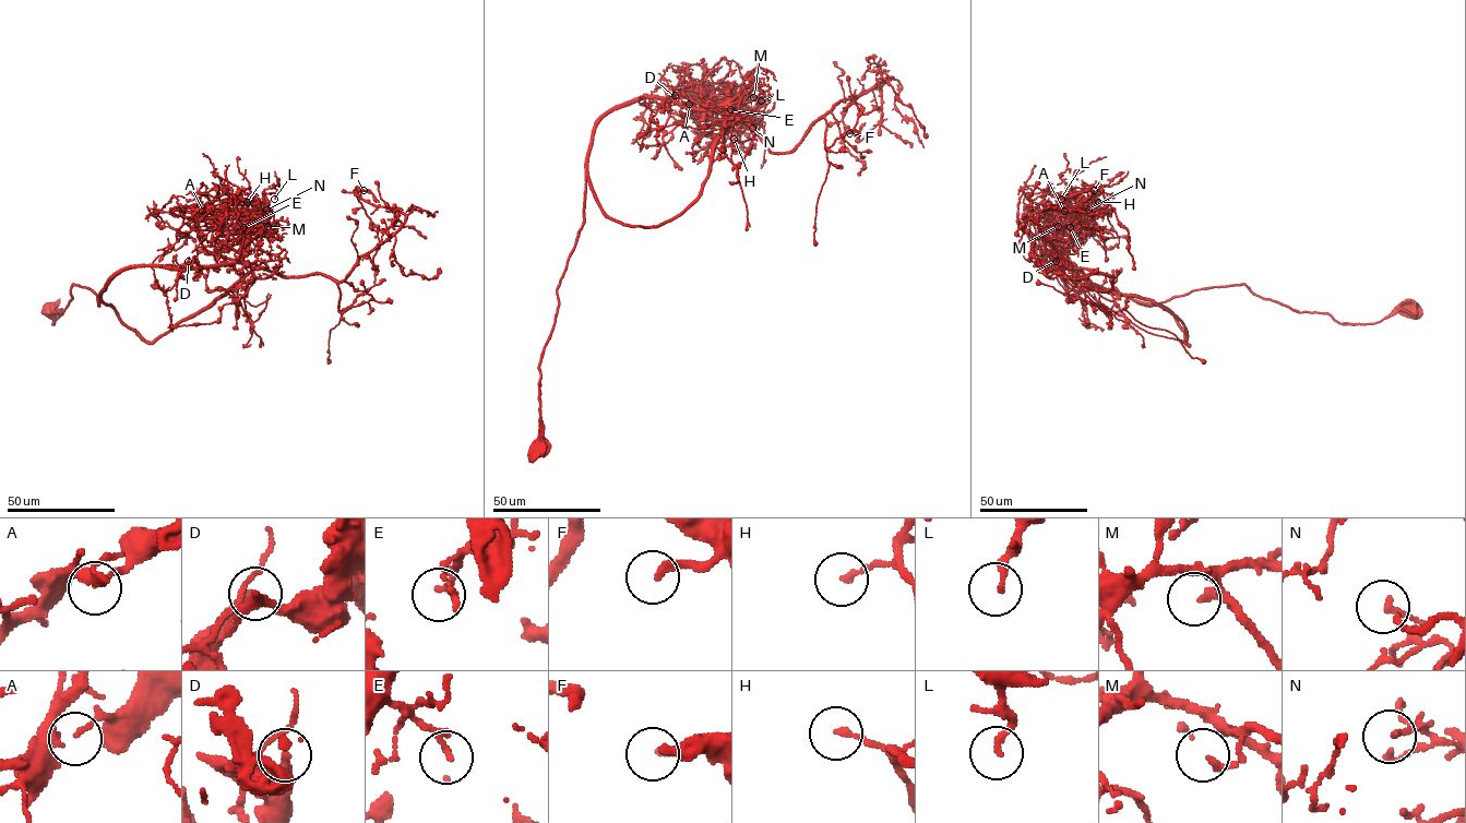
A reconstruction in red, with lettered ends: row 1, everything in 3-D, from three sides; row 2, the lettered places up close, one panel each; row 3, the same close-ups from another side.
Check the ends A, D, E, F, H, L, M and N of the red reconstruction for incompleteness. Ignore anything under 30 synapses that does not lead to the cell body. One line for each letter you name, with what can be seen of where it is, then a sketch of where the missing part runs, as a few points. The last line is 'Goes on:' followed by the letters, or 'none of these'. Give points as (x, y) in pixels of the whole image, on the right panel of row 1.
Goes on: none of these

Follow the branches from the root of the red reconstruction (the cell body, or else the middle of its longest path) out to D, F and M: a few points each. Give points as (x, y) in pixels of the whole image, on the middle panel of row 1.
D: (537, 450), (539, 362), (583, 219), (594, 127), (634, 100), (675, 95)
F: (537, 450), (539, 362), (595, 124), (646, 98), (732, 107), (790, 152), (892, 78), (848, 104), (849, 133)
M: (537, 450), (539, 362), (583, 219), (595, 124), (640, 99), (718, 108), (753, 97)

